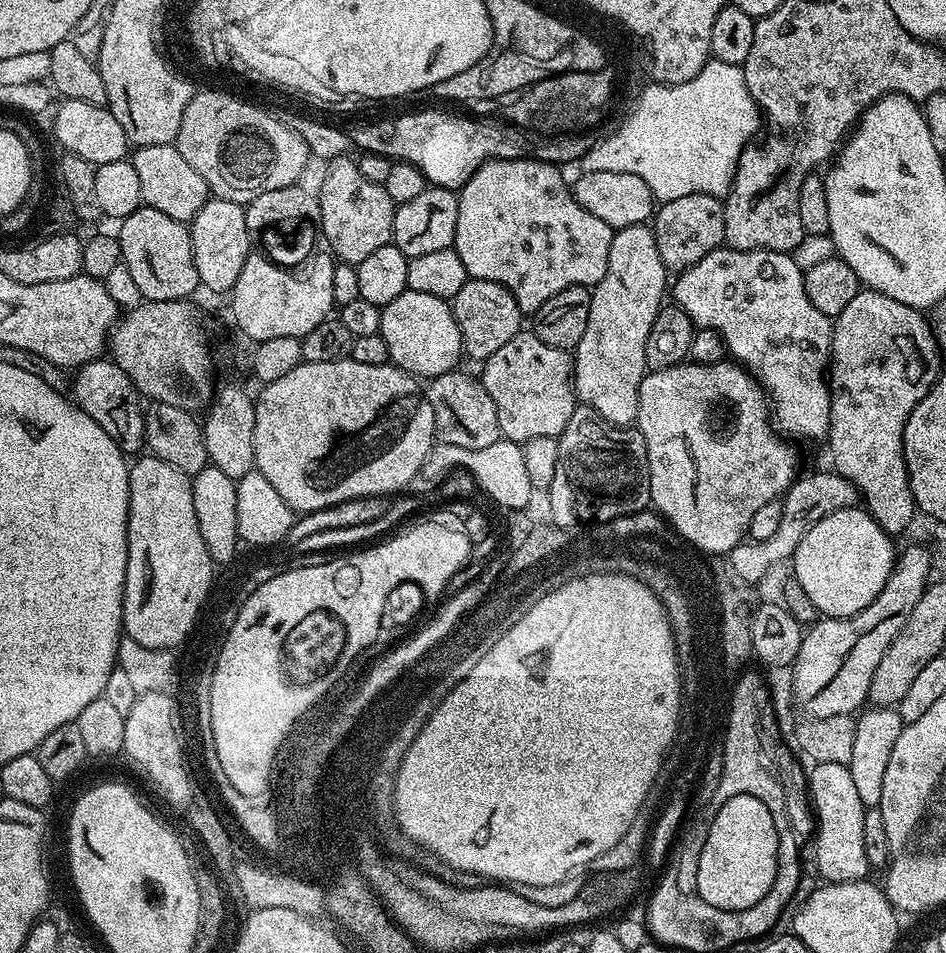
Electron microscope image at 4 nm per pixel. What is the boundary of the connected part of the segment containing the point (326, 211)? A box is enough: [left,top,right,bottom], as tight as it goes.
[320,158,397,265]

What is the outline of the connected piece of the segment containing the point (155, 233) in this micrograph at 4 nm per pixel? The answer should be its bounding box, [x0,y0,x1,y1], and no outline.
[118,206,200,300]

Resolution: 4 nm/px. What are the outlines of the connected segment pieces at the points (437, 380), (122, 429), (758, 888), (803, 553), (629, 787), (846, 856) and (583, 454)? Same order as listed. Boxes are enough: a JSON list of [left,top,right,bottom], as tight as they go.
[[426,370,502,450],[75,358,146,454],[698,796,776,910],[790,507,898,617],[393,573,677,888],[806,762,870,884],[546,406,650,530]]

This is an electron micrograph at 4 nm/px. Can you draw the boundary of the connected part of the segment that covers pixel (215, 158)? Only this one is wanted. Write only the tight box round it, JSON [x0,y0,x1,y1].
[174,88,310,206]

